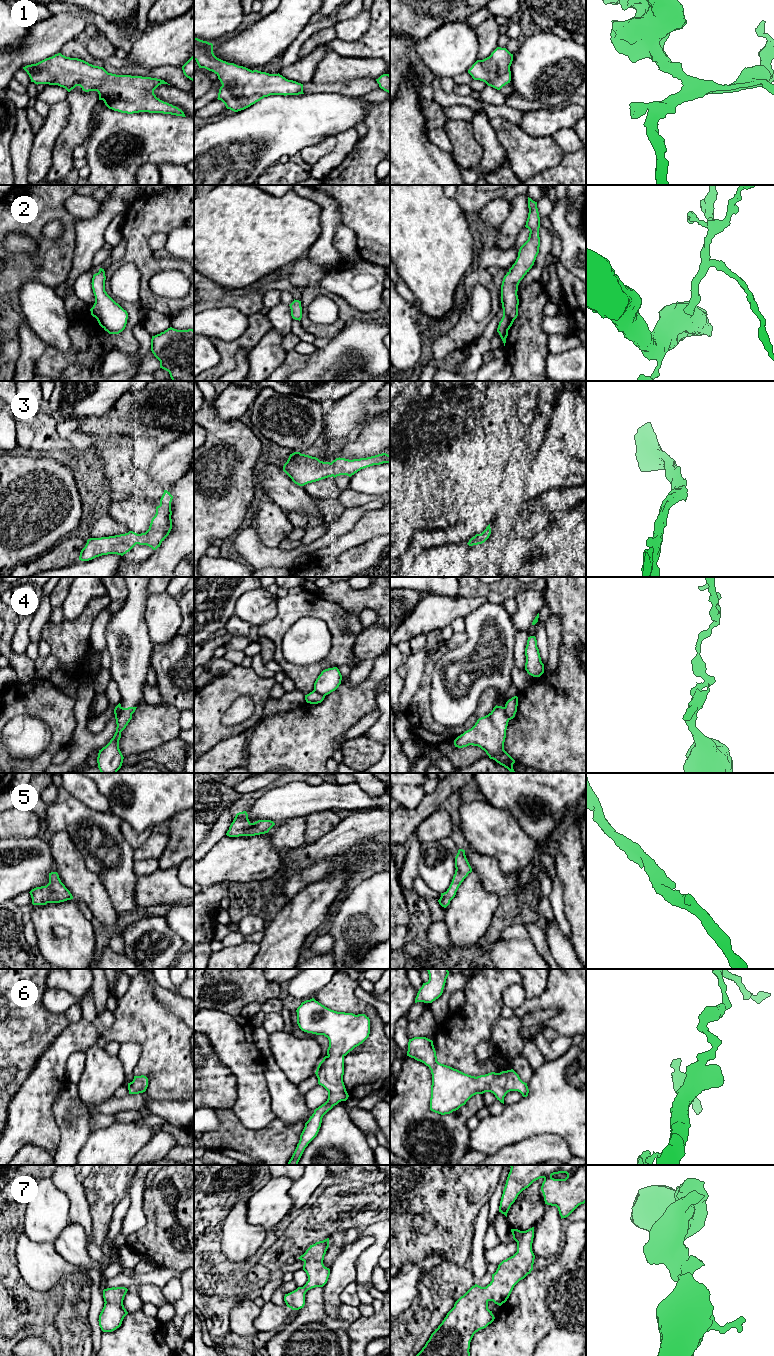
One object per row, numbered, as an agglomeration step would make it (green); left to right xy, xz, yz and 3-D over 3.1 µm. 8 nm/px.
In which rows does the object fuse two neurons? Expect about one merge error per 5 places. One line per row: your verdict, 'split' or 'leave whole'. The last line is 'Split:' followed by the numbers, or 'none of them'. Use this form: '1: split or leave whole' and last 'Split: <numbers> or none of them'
1: leave whole
2: leave whole
3: leave whole
4: split
5: leave whole
6: leave whole
7: leave whole
Split: 4

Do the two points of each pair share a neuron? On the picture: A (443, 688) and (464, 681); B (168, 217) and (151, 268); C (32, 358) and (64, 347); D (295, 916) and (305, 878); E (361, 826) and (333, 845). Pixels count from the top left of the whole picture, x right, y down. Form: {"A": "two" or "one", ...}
{"A": "one", "B": "one", "C": "two", "D": "two", "E": "one"}

